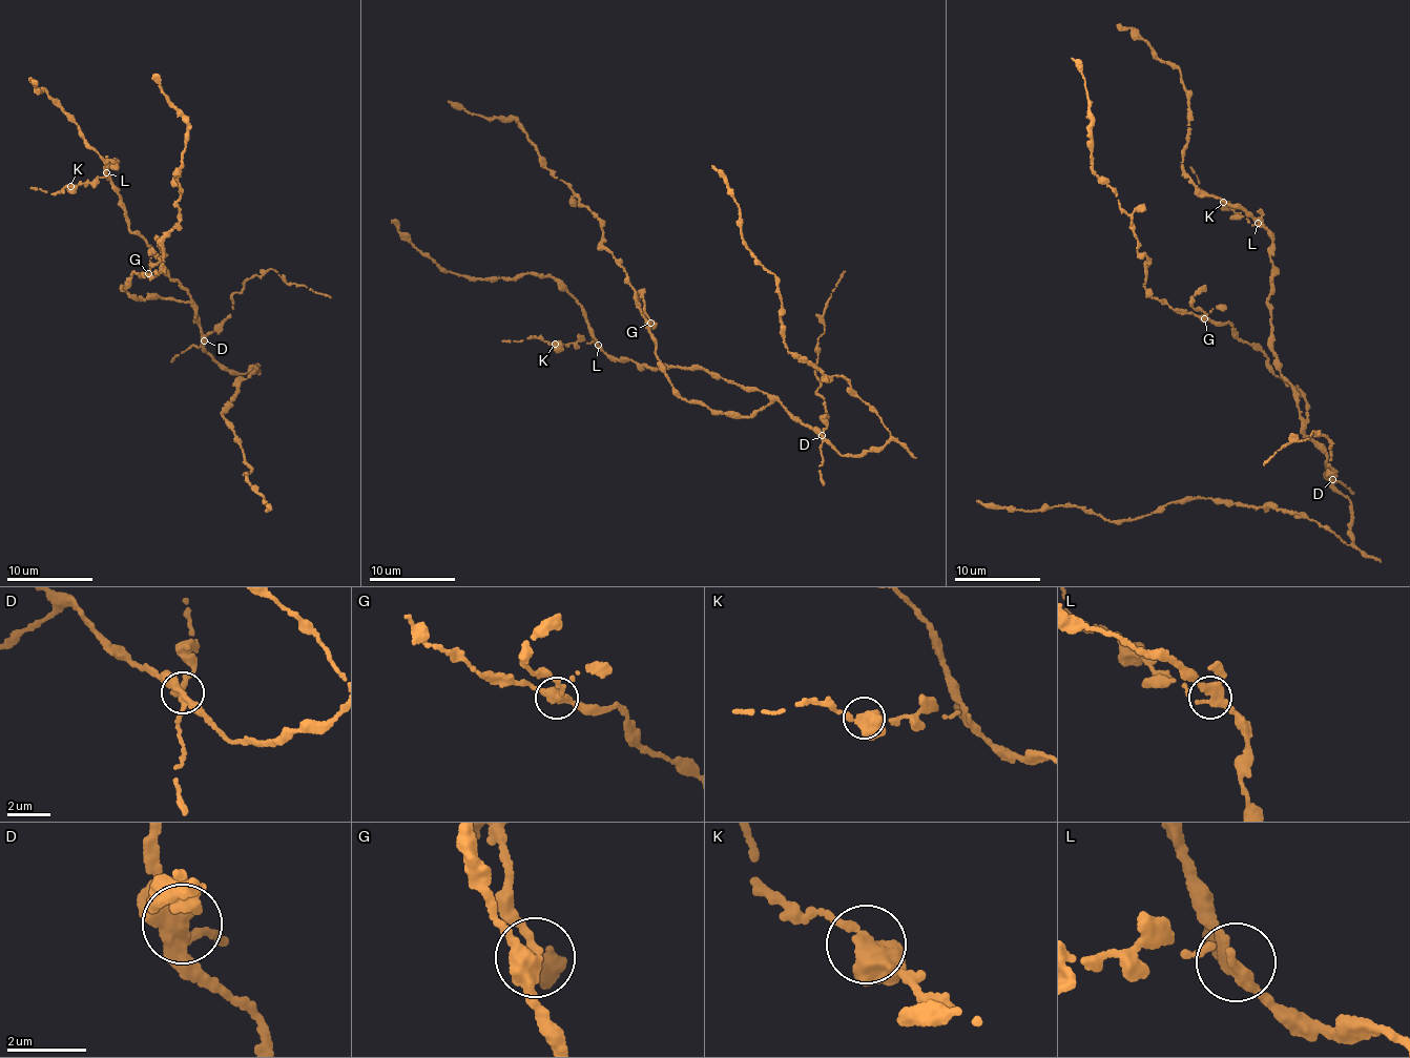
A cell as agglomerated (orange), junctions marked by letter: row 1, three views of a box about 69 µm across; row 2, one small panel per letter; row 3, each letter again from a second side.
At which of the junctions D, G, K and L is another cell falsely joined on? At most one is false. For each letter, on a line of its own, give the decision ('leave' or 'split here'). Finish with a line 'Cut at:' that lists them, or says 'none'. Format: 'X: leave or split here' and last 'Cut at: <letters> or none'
D: split here
G: leave
K: leave
L: leave
Cut at: D

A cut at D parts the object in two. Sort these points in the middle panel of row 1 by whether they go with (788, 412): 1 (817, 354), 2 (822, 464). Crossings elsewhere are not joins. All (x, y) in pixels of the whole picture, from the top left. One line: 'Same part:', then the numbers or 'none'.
Same part: none

